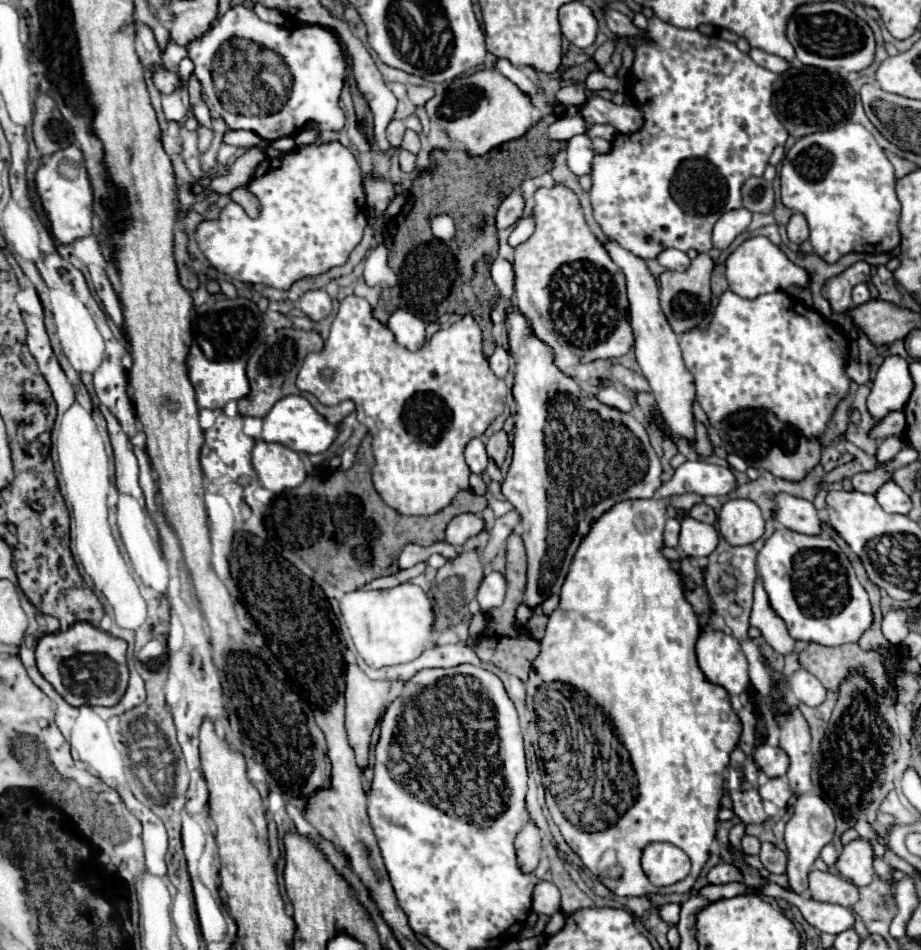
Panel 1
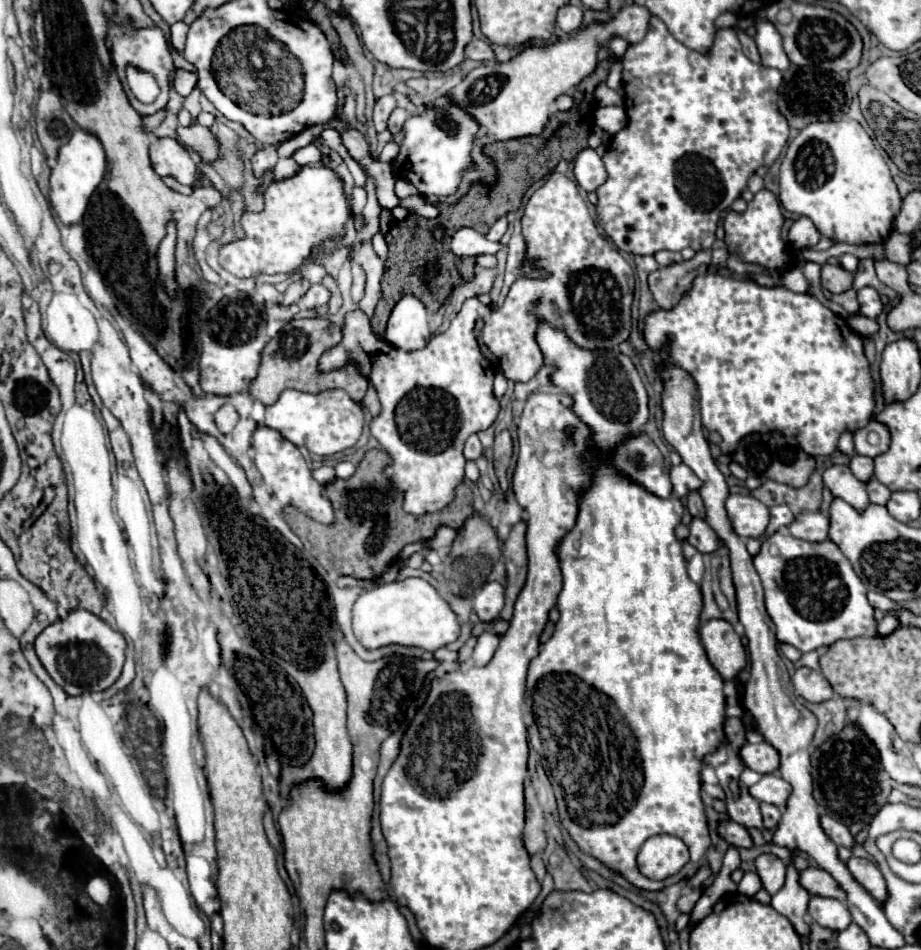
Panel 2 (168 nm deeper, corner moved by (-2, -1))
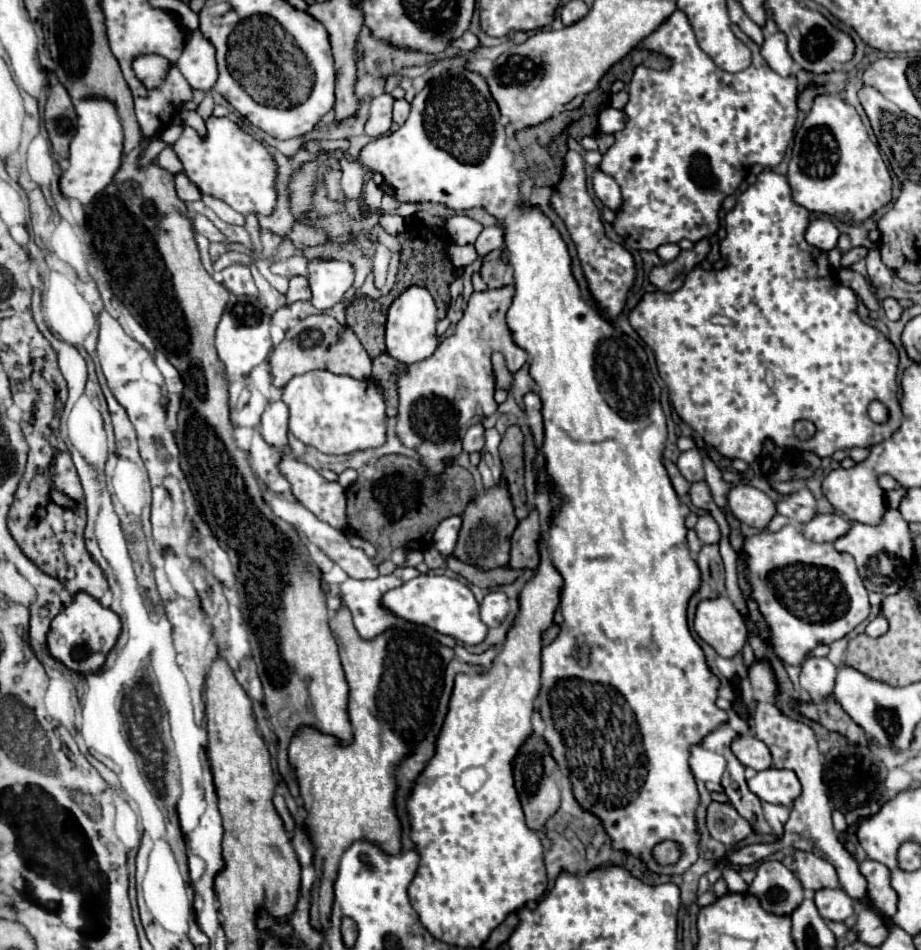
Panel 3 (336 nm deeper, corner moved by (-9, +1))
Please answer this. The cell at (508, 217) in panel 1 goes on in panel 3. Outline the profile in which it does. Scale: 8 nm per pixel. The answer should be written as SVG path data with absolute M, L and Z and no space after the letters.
M485 227L483 233L475 241L475 249L477 249L477 253L481 257L485 257L493 249L503 247L503 243L505 243L505 231L503 231L503 227Z

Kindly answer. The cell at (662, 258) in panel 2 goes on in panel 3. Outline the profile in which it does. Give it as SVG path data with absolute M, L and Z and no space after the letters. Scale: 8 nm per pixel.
M663 245L663 247L657 249L657 255L659 255L661 261L665 261L665 263L669 263L671 259L675 259L679 253L681 253L679 245Z

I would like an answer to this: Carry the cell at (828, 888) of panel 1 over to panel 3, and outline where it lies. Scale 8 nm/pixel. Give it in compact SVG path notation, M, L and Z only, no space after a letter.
M795 851L795 875L803 883L805 889L839 889L839 877L831 863L825 859L819 859L807 851Z

